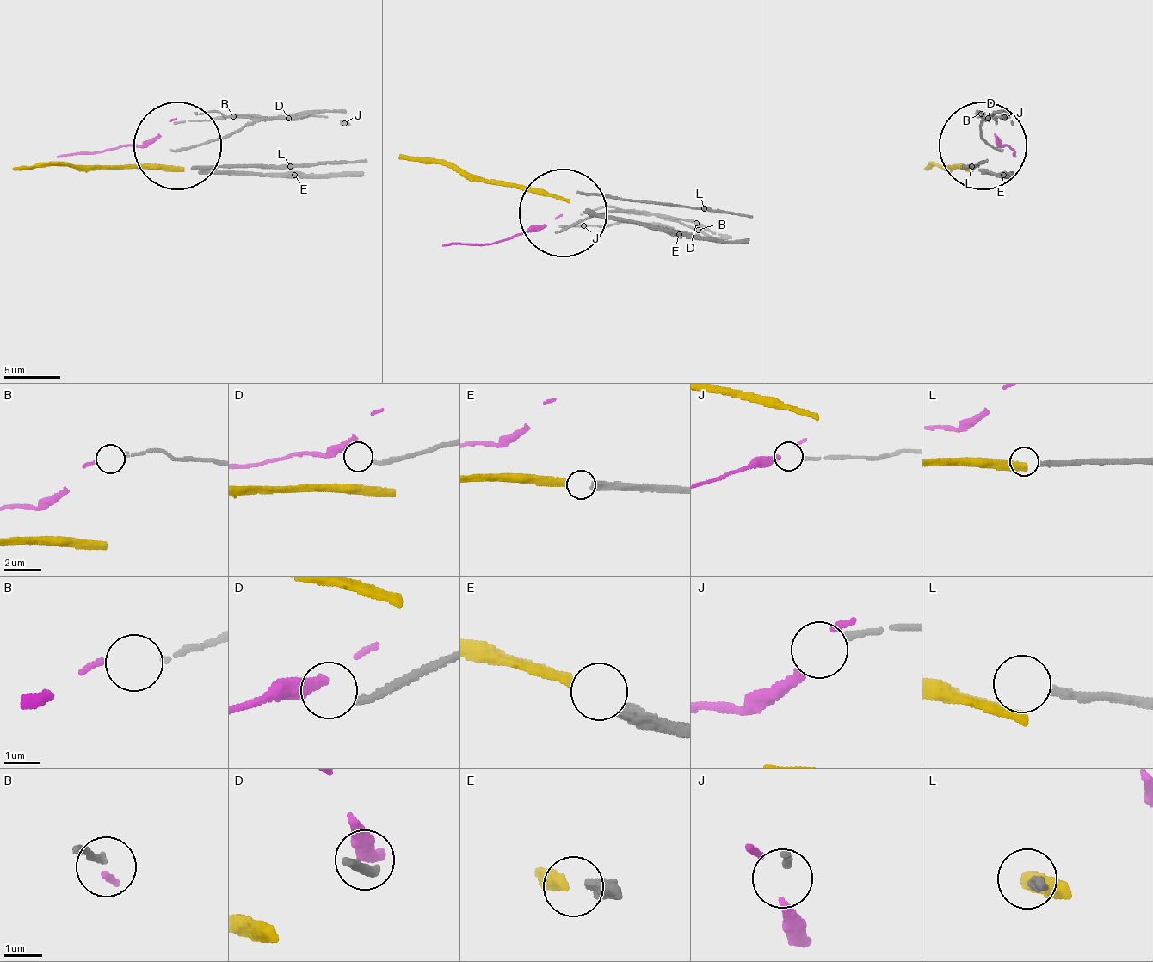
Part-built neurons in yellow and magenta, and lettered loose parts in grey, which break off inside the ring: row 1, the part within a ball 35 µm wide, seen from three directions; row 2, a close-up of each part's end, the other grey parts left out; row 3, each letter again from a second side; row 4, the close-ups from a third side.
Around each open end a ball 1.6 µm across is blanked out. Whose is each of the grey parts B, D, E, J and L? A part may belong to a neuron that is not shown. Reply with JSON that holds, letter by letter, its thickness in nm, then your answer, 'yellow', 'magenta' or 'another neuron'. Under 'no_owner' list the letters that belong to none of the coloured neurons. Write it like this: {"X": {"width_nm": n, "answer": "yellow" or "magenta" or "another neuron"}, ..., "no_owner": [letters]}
{"B": {"width_nm": 130, "answer": "magenta"}, "D": {"width_nm": 190, "answer": "another neuron"}, "E": {"width_nm": 400, "answer": "yellow"}, "J": {"width_nm": 190, "answer": "another neuron"}, "L": {"width_nm": 240, "answer": "another neuron"}, "no_owner": ["D", "J", "L"]}

